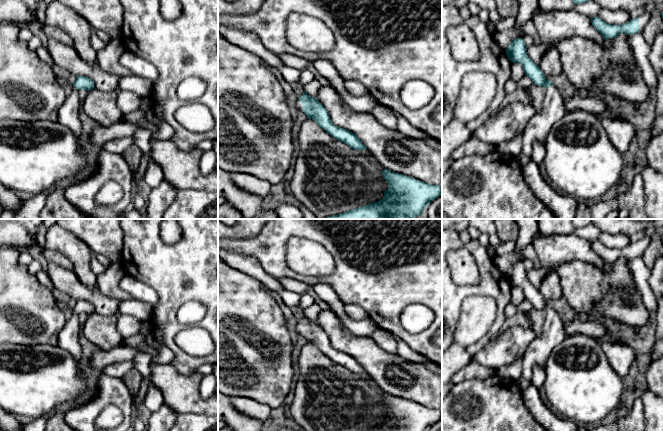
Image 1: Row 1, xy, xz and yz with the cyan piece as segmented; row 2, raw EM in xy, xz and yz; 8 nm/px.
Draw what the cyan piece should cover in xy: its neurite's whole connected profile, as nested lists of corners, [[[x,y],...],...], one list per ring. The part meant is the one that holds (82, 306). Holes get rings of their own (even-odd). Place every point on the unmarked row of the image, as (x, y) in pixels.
[[[76,300],[72,317],[67,320],[64,328],[59,334],[57,345],[68,351],[76,359],[83,359],[82,348],[79,343],[79,333],[81,331],[81,327],[78,321],[78,315],[90,315],[92,313],[94,313],[94,306],[90,302],[86,300]]]

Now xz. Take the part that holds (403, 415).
[[[387,393],[382,395],[382,399],[389,408],[384,421],[361,431],[426,431],[442,419],[440,409],[427,408]]]

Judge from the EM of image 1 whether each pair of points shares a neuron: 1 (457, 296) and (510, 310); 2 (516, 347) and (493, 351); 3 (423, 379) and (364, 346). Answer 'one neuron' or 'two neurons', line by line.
1: two neurons
2: one neuron
3: one neuron

